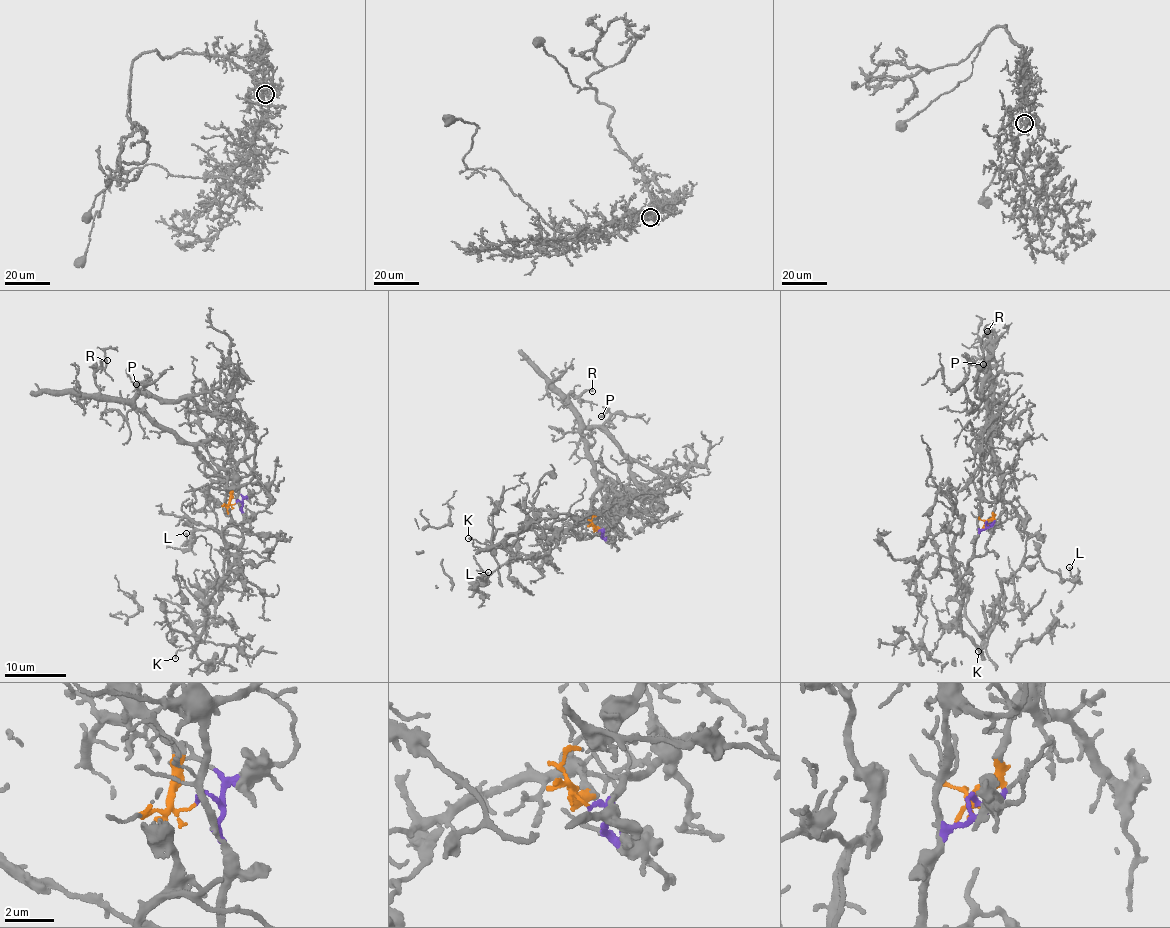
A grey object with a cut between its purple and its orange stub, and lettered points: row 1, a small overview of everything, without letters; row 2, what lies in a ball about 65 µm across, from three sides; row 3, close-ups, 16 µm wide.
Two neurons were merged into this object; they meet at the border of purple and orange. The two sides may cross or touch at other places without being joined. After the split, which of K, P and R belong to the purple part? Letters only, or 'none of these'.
K

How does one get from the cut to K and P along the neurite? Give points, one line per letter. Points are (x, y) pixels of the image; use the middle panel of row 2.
K: (598, 530), (603, 533), (590, 538), (571, 530), (534, 527), (489, 545), (469, 538)
P: (597, 530), (594, 526), (598, 526), (592, 515), (598, 489), (582, 431), (598, 427), (610, 413), (601, 416)

